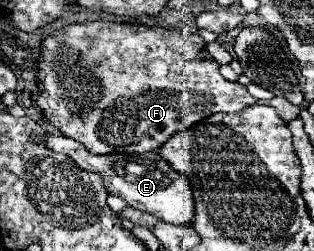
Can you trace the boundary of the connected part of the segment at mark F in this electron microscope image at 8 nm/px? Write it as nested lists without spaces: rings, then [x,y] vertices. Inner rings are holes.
[[[86,22],[86,24],[70,24],[64,26],[60,30],[56,30],[56,34],[48,36],[42,42],[42,56],[40,56],[40,64],[38,64],[38,80],[40,80],[40,94],[36,100],[36,108],[38,112],[42,112],[48,122],[52,122],[64,136],[74,138],[78,142],[82,142],[90,152],[94,154],[134,154],[134,152],[150,152],[150,150],[158,150],[158,146],[162,146],[168,136],[186,130],[188,126],[208,118],[210,114],[216,112],[240,112],[246,106],[254,104],[256,100],[246,92],[246,88],[238,82],[228,82],[226,78],[222,78],[222,74],[218,72],[220,64],[214,62],[208,52],[204,56],[204,40],[196,34],[196,32],[180,32],[180,30],[168,30],[168,28],[160,28],[160,26],[144,26],[144,24],[124,24],[124,22]]]

